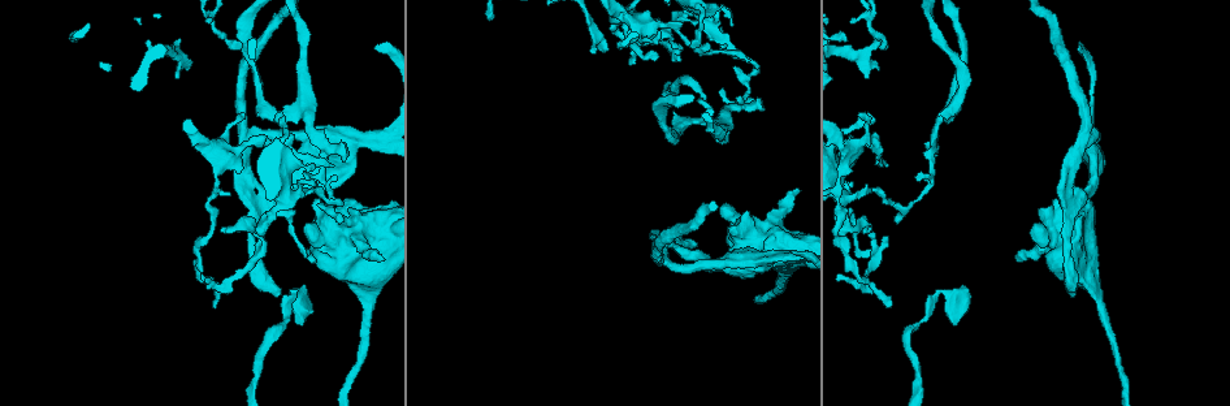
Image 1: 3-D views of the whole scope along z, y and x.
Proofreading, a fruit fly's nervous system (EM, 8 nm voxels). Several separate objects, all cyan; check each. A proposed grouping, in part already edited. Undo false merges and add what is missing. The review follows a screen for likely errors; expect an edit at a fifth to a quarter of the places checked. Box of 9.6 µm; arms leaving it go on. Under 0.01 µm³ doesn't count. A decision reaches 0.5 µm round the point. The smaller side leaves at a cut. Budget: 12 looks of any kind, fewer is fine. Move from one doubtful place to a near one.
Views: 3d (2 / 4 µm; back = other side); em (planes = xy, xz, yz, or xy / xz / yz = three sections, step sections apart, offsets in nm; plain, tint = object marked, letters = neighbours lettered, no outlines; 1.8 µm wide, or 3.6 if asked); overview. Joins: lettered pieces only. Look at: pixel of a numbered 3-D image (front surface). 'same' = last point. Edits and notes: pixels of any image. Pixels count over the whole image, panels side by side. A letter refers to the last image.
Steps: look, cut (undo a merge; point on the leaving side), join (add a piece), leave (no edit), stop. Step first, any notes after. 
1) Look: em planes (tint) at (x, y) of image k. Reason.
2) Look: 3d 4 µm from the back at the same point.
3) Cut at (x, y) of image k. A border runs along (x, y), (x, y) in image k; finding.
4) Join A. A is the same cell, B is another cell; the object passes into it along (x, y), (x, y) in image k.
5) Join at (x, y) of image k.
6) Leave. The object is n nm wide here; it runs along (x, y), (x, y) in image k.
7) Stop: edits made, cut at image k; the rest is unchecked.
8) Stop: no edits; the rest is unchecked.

Look: em planes (letters) at (216, 164) of image 1. Looks like a crossing.

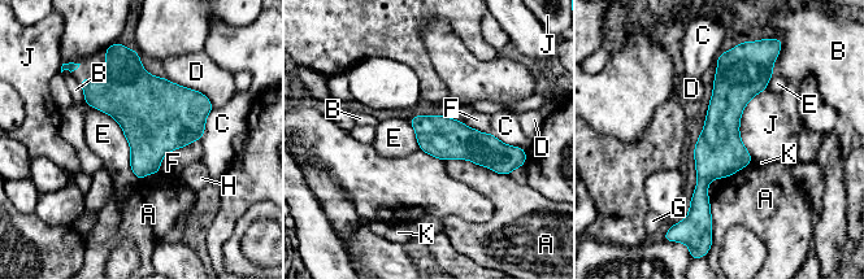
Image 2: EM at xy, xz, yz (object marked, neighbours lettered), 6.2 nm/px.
Leave. A, B, C, D, E, F, G, H, J and K are other cells; it runs along (726, 57), (706, 212) in image 2; one cell here.

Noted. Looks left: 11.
Look: em planes (letters) at (715, 262) of image 1. Thick turns thin.

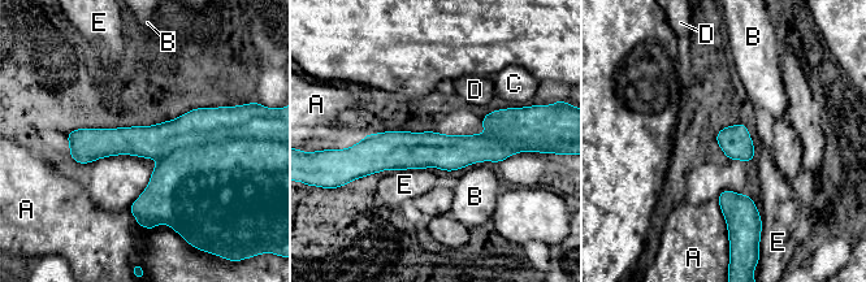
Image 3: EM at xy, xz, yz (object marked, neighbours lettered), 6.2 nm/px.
Leave. The longest contact is with A, 300 nm; A, B, C, D and E are other cells; it runs along (514, 135), (468, 150), (358, 148) in image 3; one cell here.

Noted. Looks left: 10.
Look: em planes (letters) at (802, 260) of image 1.

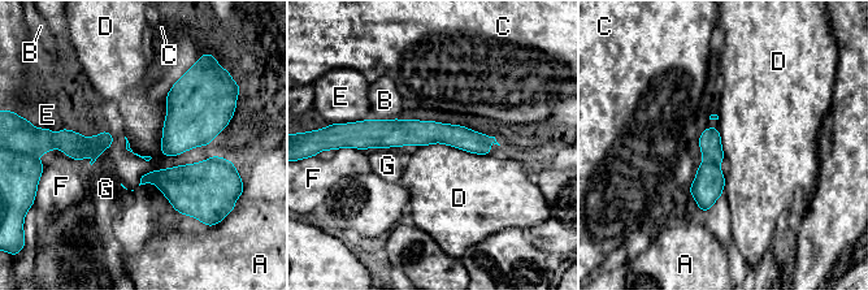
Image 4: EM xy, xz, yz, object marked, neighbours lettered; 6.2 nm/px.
Leave. A, B, C, D, E, F and G are other cells; it runs along (355, 139), (369, 133), (491, 139) in image 4; continuous, no second cell.

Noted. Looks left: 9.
Look: em yz step 8 (letters) at (758, 102) of image 1. Tapers out.

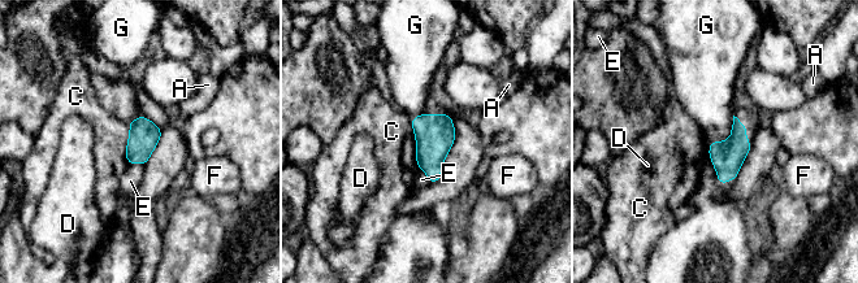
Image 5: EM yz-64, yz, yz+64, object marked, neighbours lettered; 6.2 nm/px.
Look: em planes (letters) at the same point.

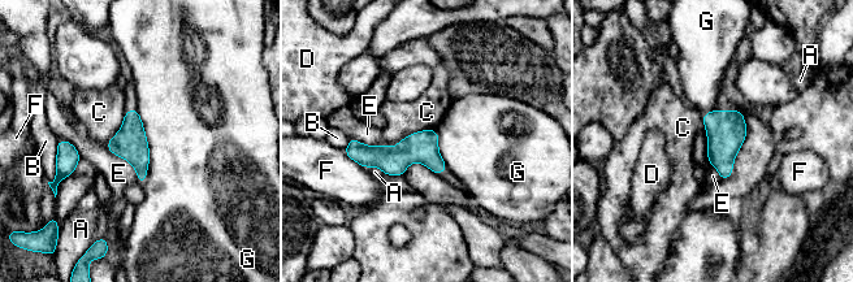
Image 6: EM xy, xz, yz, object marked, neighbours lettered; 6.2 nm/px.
Leave. The longest contact is with G, 460 nm; A, B, C, D, E, F and G are other cells; no lettered piece goes on from it.

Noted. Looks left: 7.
Look: em planes (letters) at (729, 16) of image 1. Free end.

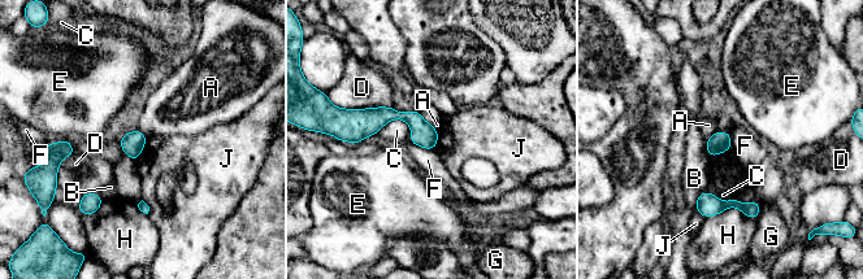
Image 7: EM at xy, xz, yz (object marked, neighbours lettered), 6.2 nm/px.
Leave. A, B, C, D, E, F, G, H and J are other cells; a border runs along (731, 147), (708, 156) in image 7; no lettered piece goes on from it.

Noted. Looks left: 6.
Stop: no edits; the rest is unchecked.

